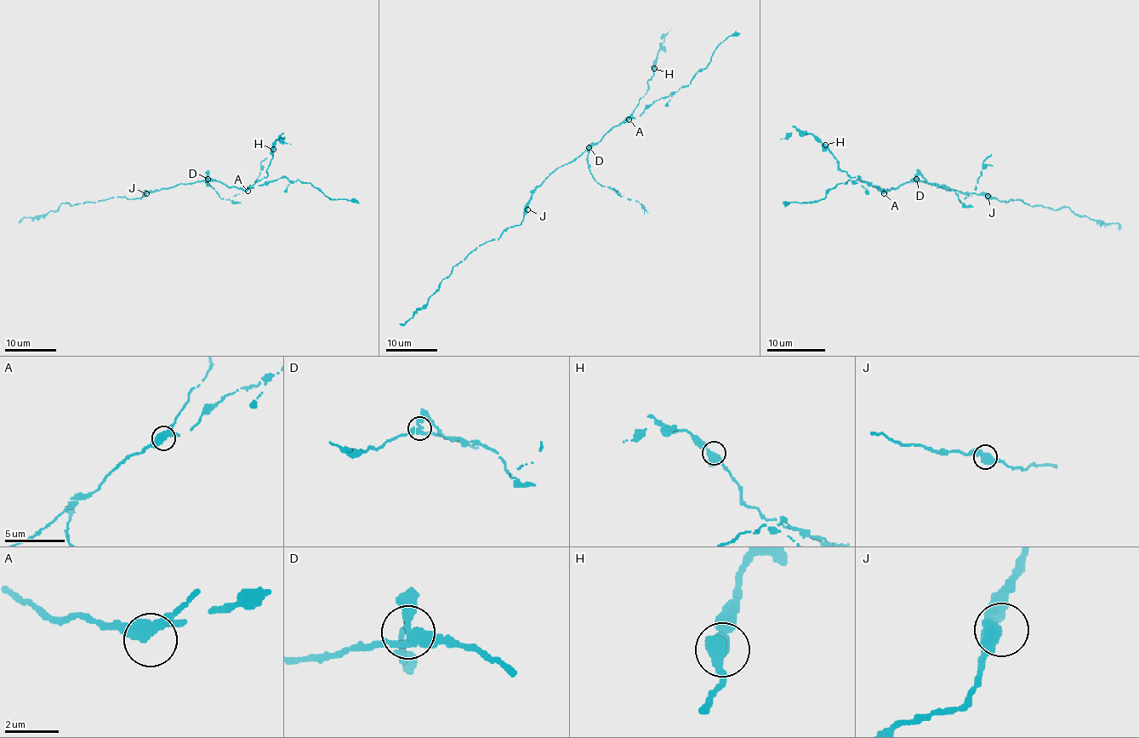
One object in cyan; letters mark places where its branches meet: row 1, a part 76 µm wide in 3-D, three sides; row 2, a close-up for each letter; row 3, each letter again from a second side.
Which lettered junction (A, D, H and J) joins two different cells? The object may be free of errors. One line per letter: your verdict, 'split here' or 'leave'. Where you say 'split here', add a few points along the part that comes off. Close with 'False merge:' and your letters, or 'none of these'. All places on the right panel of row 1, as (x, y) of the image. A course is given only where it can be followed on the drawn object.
A: leave
D: split here; foreign part runs (916, 178), (920, 174), (929, 183), (951, 188), (964, 203), (964, 199), (971, 196), (985, 159), (990, 155)
H: leave
J: leave
False merge: D

